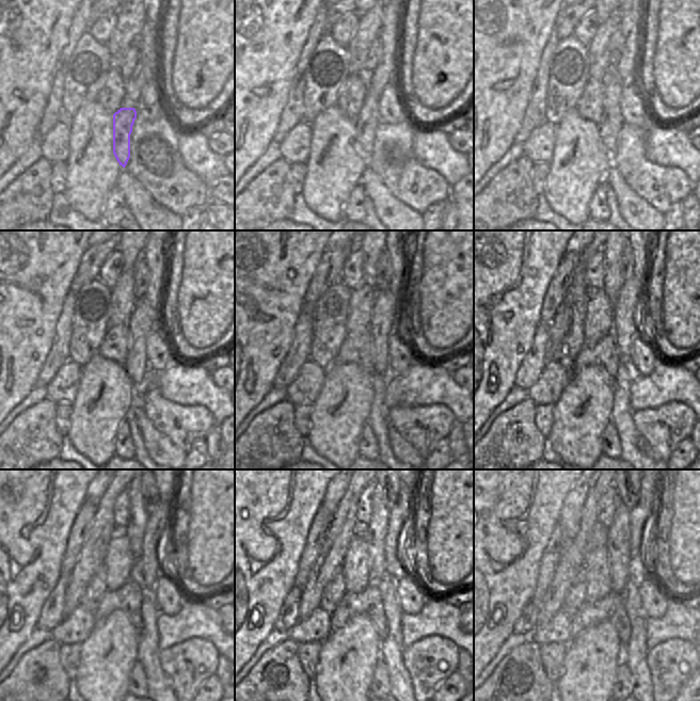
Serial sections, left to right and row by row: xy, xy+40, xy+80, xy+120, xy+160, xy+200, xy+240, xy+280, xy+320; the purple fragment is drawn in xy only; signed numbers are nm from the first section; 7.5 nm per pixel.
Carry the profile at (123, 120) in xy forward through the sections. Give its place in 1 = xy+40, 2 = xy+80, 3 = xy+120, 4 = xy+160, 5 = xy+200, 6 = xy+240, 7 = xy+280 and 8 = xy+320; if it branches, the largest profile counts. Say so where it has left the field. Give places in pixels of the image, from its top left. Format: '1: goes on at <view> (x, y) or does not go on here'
1: goes on at xy+40 (368, 118)
2: goes on at xy+80 (611, 121)
3: goes on at xy+120 (142, 321)
4: goes on at xy+160 (383, 322)
5: goes on at xy+200 (624, 328)
6: goes on at xy+240 (148, 567)
7: goes on at xy+280 (400, 515)
8: goes on at xy+320 (641, 515)

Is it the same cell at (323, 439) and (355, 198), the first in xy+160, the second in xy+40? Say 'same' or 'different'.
different

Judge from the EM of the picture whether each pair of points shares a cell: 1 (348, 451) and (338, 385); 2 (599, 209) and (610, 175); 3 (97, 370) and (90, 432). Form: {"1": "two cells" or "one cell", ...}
{"1": "one cell", "2": "two cells", "3": "one cell"}

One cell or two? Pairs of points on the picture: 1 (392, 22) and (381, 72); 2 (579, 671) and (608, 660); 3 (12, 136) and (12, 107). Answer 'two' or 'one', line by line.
1: two
2: one
3: one

